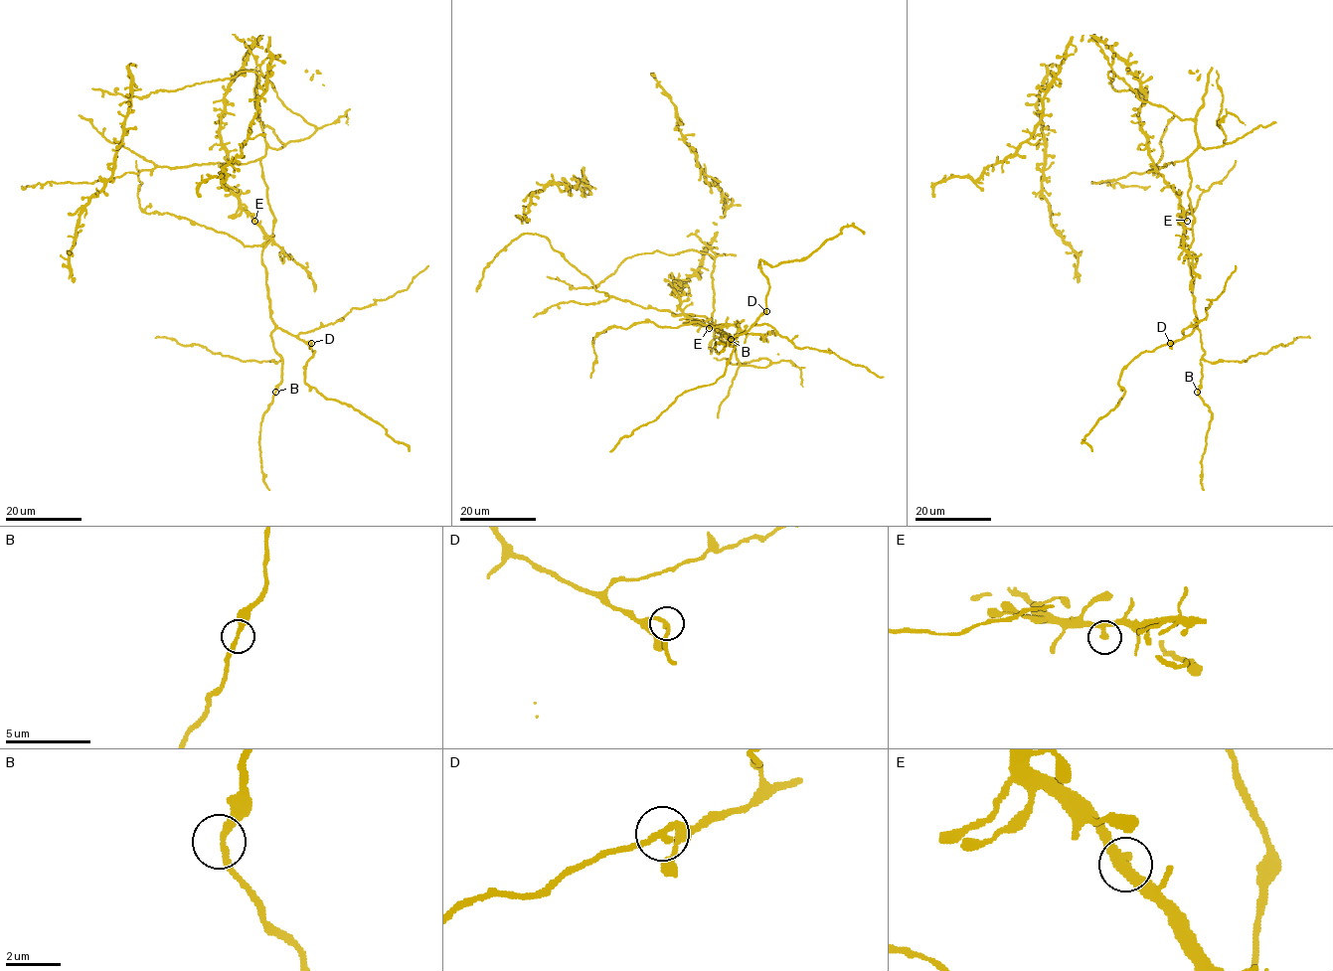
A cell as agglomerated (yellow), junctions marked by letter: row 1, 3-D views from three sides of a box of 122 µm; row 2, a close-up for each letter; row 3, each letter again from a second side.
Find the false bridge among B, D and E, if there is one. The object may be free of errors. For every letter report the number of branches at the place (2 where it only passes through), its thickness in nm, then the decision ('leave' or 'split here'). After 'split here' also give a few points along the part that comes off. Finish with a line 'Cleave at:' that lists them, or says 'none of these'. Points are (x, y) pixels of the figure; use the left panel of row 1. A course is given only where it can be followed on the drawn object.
B: 2 | 260 nm | leave
D: 2 | 240 nm | leave
E: 2 | 280 nm | leave
Cleave at: none of these

